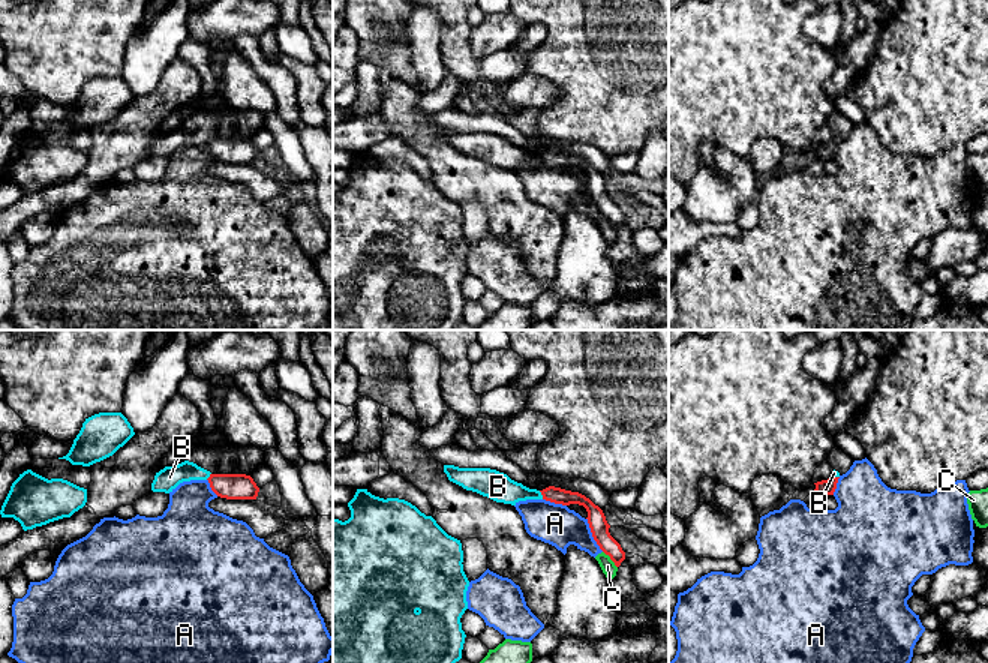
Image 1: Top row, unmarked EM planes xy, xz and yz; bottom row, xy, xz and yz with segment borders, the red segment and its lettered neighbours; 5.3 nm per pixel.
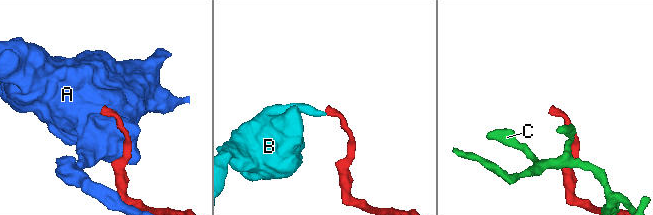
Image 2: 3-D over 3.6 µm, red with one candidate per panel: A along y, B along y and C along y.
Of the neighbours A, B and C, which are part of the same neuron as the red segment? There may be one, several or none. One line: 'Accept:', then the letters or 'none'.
Accept: none

